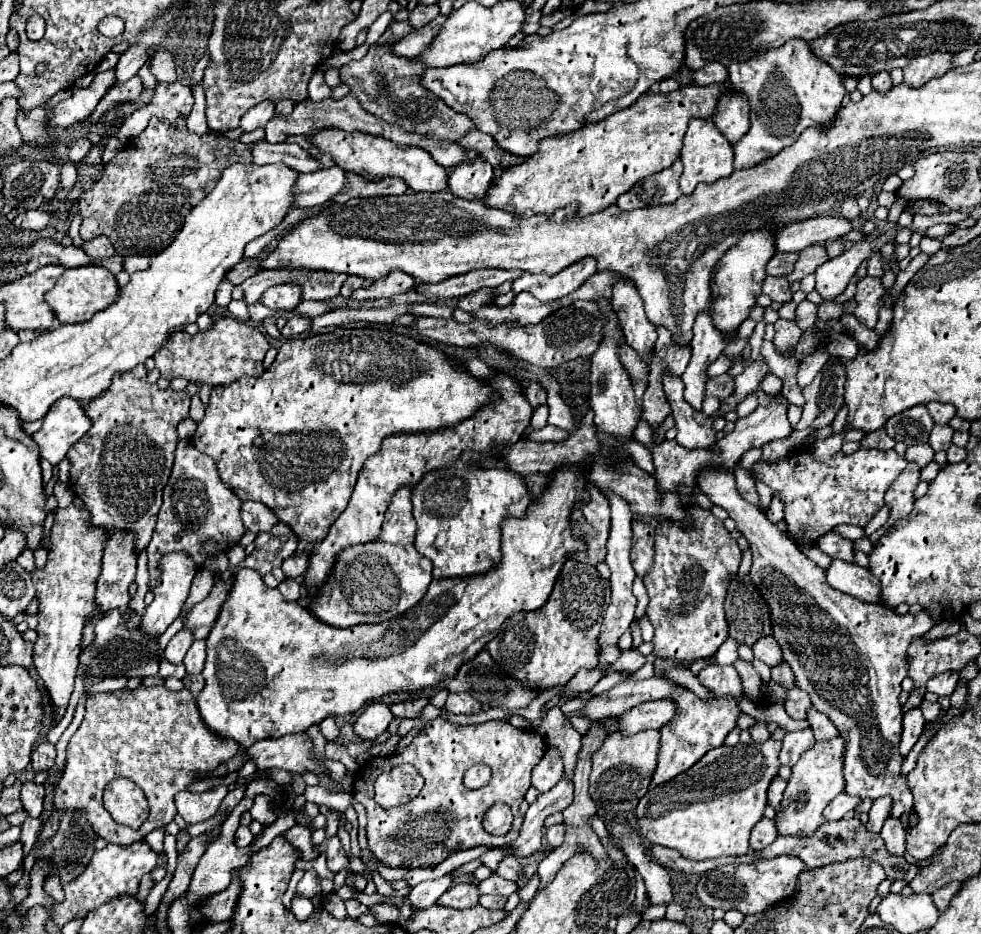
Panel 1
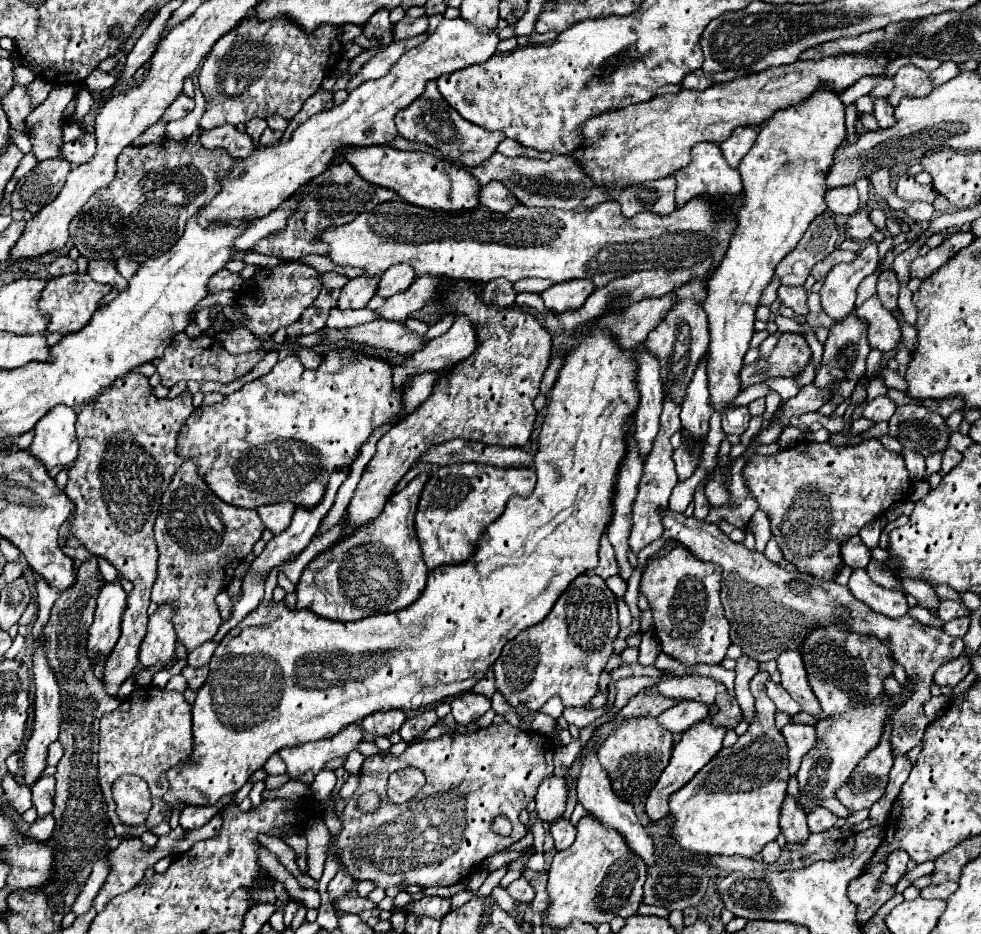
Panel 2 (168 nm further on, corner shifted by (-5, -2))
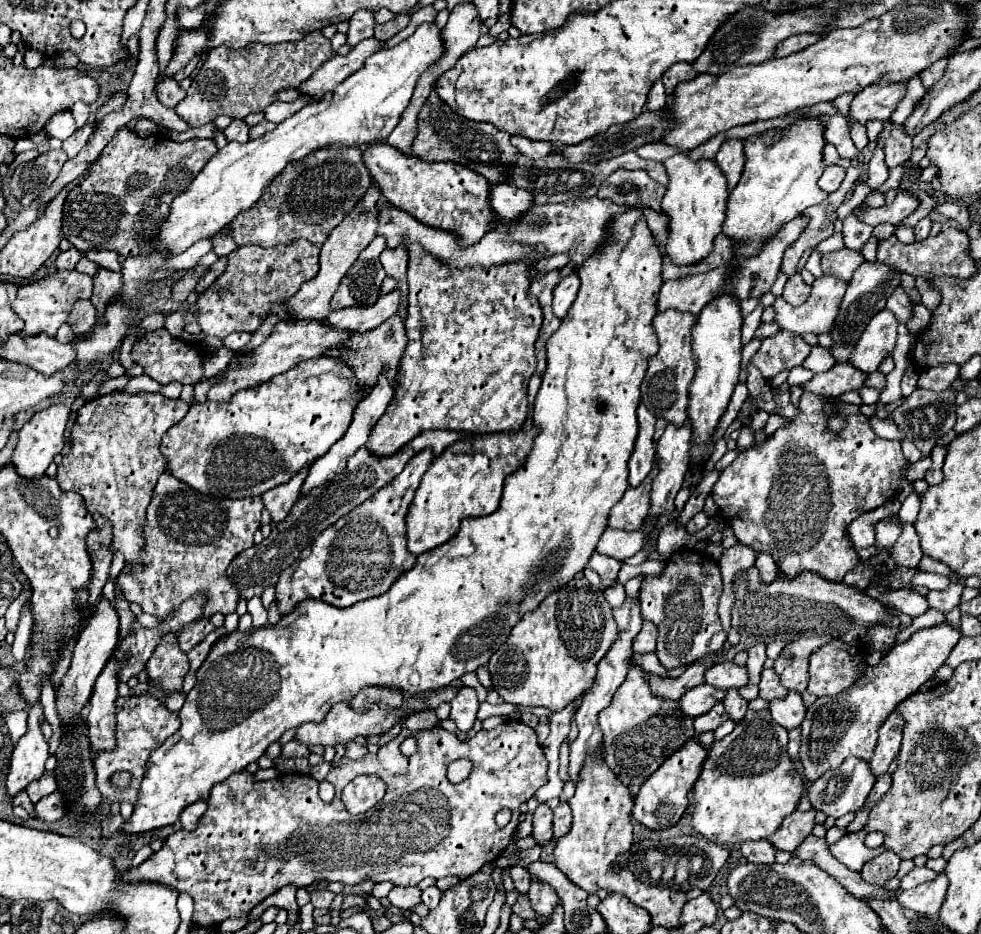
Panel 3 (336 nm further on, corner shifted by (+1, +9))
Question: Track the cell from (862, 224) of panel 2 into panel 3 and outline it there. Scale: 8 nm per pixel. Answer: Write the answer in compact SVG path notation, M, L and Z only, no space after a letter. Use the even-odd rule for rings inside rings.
M899 187L896 198L890 205L871 208L863 203L863 205L859 205L855 209L855 215L857 215L857 219L861 219L861 221L865 221L865 223L869 223L873 227L881 223L897 225L897 223L901 223L903 219L914 212L918 205L919 200L916 197L912 196L907 189Z

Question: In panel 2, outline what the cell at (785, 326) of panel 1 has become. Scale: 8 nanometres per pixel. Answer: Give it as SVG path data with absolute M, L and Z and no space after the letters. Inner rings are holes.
M785 332L779 336L777 346L769 358L755 360L749 366L743 366L739 372L741 390L763 382L769 376L795 376L811 360L811 350L801 334Z

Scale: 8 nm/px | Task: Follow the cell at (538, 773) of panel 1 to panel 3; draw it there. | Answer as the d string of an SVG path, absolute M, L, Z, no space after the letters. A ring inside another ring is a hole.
M541 803L533 813L533 839L539 847L545 847L553 839L553 811Z

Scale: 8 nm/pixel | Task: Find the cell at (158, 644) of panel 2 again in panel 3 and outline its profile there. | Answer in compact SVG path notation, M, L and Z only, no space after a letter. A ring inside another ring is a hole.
M165 635L147 663L149 681L155 683L165 693L163 697L167 697L171 693L181 691L187 671L189 671L189 661L187 655L181 653L177 637Z

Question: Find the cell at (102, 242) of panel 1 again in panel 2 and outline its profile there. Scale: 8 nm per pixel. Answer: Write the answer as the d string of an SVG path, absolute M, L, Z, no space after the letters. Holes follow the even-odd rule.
M89 260L87 274L101 284L111 284L113 288L119 288L119 290L127 288L127 280L119 274L115 260Z

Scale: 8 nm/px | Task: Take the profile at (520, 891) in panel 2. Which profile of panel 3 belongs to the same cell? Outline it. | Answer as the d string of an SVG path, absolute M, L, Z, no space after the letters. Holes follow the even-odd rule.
M511 867L511 877L513 877L513 883L515 883L515 889L519 893L527 893L529 889L529 883L531 883L531 873L525 869L525 867Z

